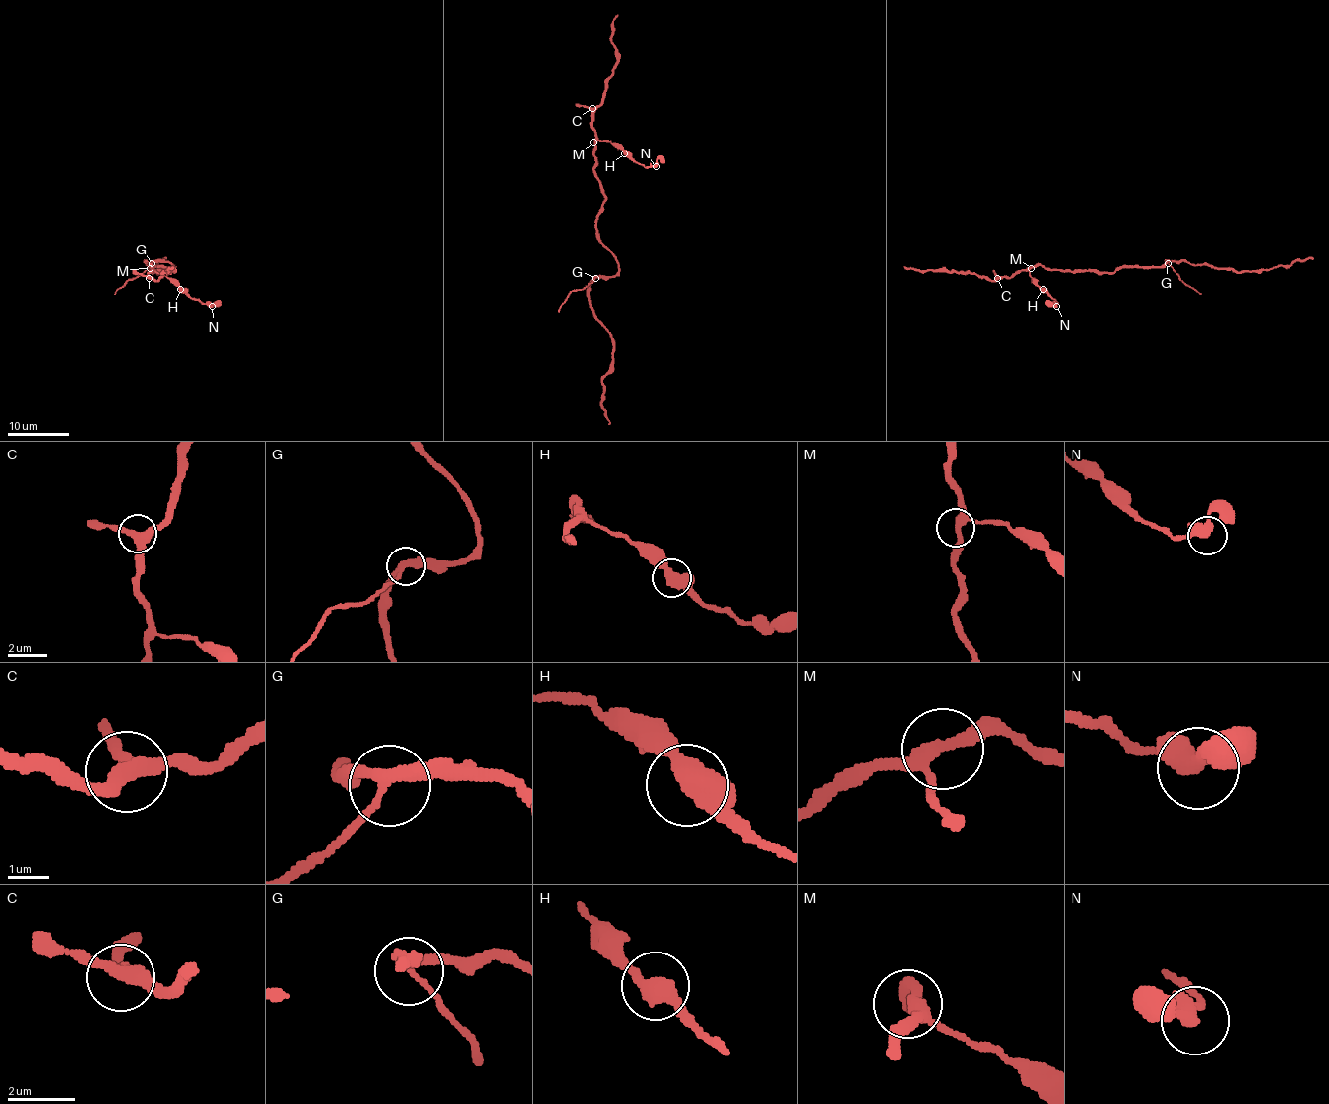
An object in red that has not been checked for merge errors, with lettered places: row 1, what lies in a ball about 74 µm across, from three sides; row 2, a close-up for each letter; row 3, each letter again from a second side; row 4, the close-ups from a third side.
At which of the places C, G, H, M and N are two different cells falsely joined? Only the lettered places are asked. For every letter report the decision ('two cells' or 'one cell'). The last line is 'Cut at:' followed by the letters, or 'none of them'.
C: one cell
G: two cells
H: one cell
M: one cell
N: one cell
Cut at: G

